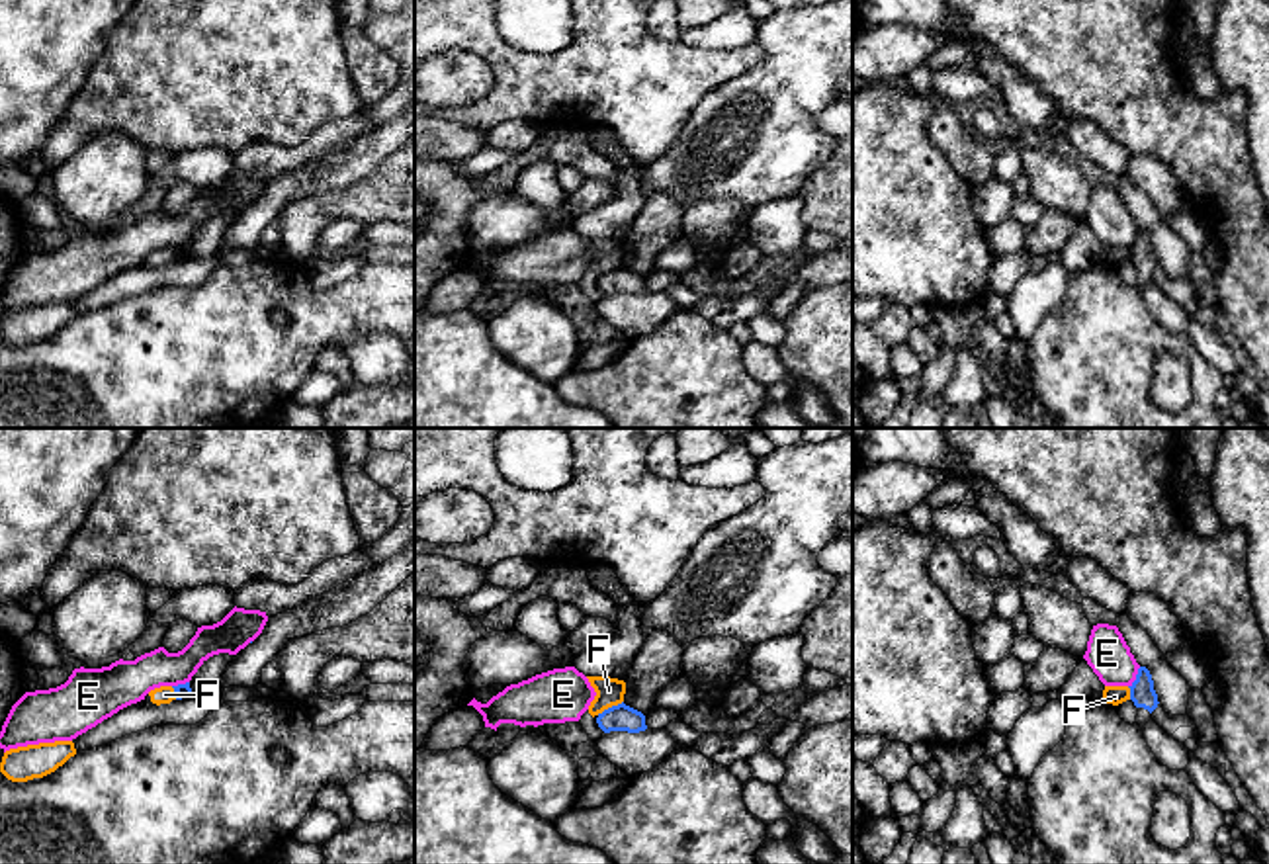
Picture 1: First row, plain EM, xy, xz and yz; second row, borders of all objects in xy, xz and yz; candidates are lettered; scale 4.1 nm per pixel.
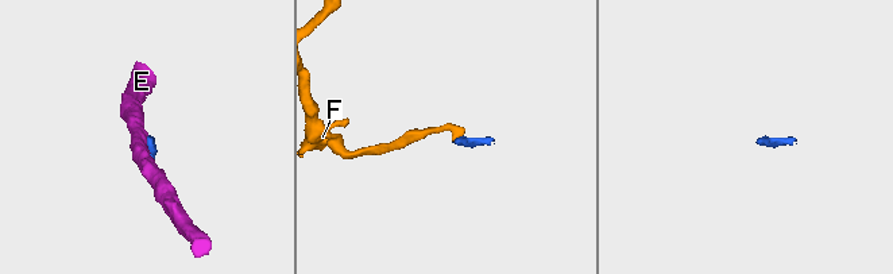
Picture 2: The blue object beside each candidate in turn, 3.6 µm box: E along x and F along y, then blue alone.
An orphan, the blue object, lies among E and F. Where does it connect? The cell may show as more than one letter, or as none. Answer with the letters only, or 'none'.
none

